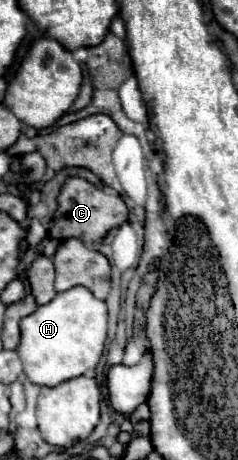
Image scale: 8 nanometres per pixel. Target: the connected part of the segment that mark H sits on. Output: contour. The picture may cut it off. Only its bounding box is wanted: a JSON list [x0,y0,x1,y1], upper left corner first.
[16,287,108,387]

